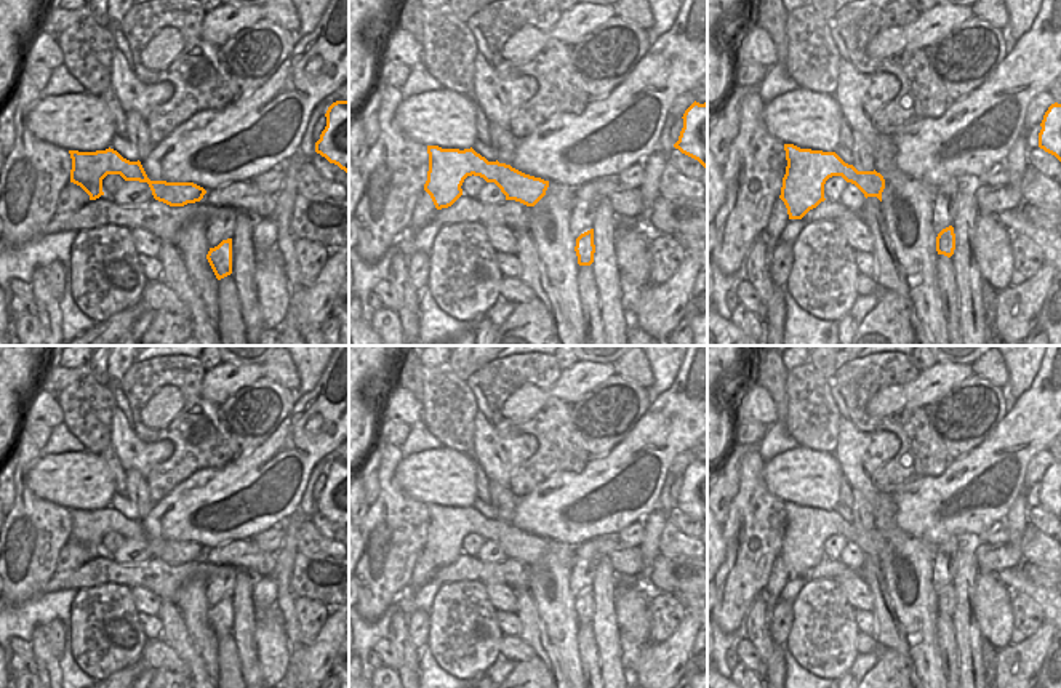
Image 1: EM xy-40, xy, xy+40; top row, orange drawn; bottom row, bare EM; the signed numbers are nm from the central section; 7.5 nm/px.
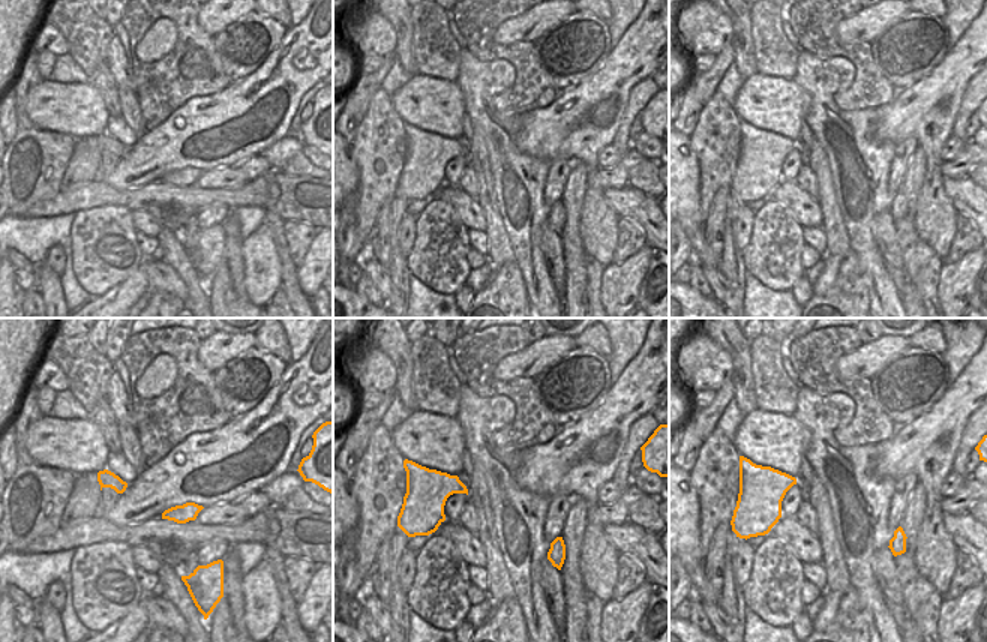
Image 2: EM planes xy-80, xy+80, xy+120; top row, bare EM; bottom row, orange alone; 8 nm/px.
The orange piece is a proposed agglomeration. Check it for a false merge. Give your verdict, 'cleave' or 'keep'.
keep

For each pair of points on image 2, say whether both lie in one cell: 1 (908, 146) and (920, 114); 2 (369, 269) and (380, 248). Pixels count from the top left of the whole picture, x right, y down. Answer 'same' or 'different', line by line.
1: different
2: different

